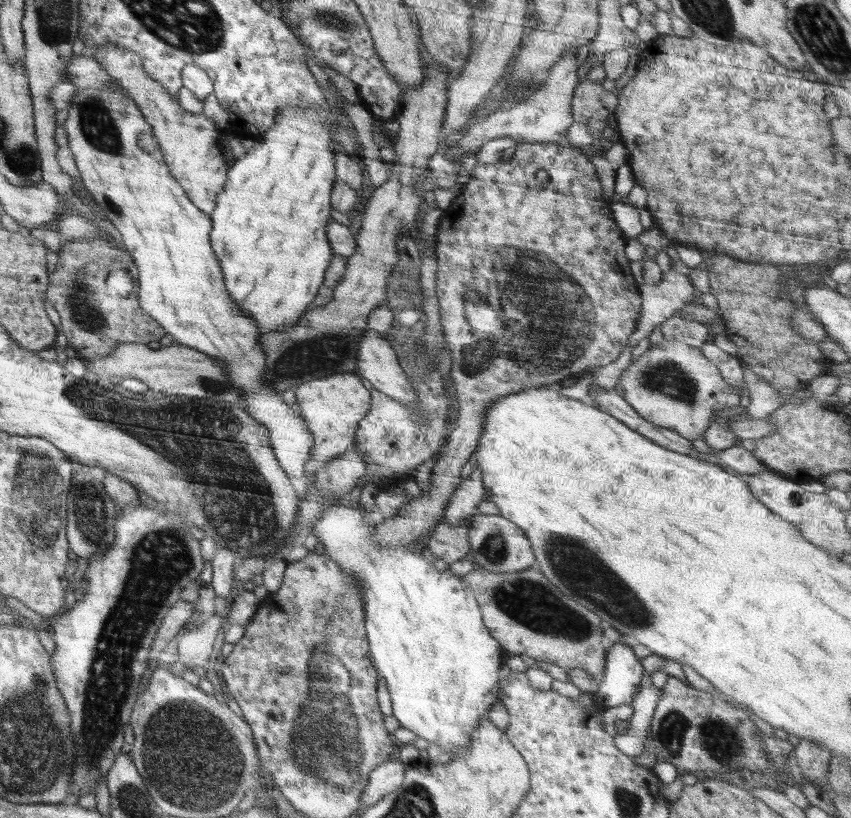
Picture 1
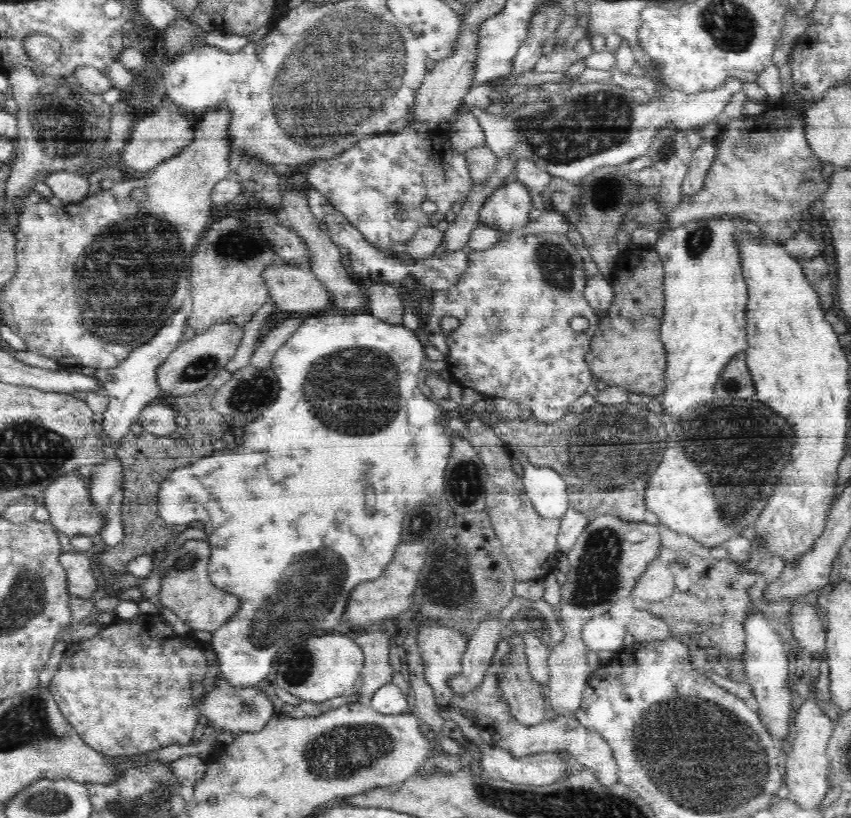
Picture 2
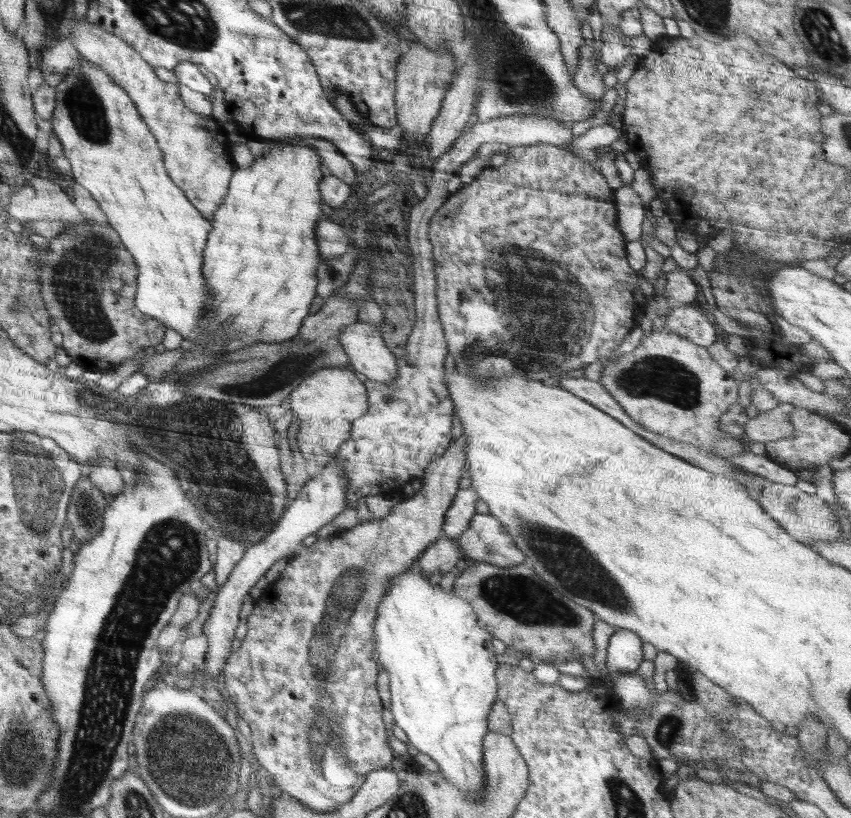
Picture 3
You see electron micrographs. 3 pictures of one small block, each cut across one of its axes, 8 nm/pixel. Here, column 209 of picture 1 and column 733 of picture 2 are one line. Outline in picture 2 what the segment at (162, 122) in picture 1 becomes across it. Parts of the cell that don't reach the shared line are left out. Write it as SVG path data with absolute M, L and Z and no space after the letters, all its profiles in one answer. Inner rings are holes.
M783 98L782 103L775 108L767 108L765 112L758 114L758 116L749 117L741 115L739 118L730 121L724 128L721 128L719 136L715 139L715 145L717 148L716 158L715 161L711 164L711 167L708 169L703 187L700 189L700 192L694 193L690 196L685 196L684 200L678 204L674 210L670 210L670 212L663 212L663 210L659 210L657 194L653 195L651 198L650 195L647 195L638 190L638 198L636 198L636 200L634 200L634 204L632 204L632 206L626 210L626 214L624 214L624 216L630 215L633 220L635 220L637 227L649 227L660 236L662 235L662 232L670 232L670 230L682 227L683 224L689 223L690 221L699 221L700 219L719 219L720 217L738 214L740 217L749 221L754 221L754 223L760 225L762 231L764 231L767 235L767 240L783 242L789 238L792 238L792 236L794 236L794 234L800 230L802 212L804 212L808 206L812 206L816 200L820 200L820 196L824 195L824 192L828 190L828 184L830 184L830 182L828 182L828 178L822 174L822 161L820 161L820 159L818 159L814 153L812 153L812 149L810 149L810 145L808 145L808 139L806 139L806 131L804 131L805 112L806 109L809 108L809 104L803 102L802 98L799 98L799 102L803 103L804 107L802 110L799 108L798 103L788 103L788 101L785 101Z

